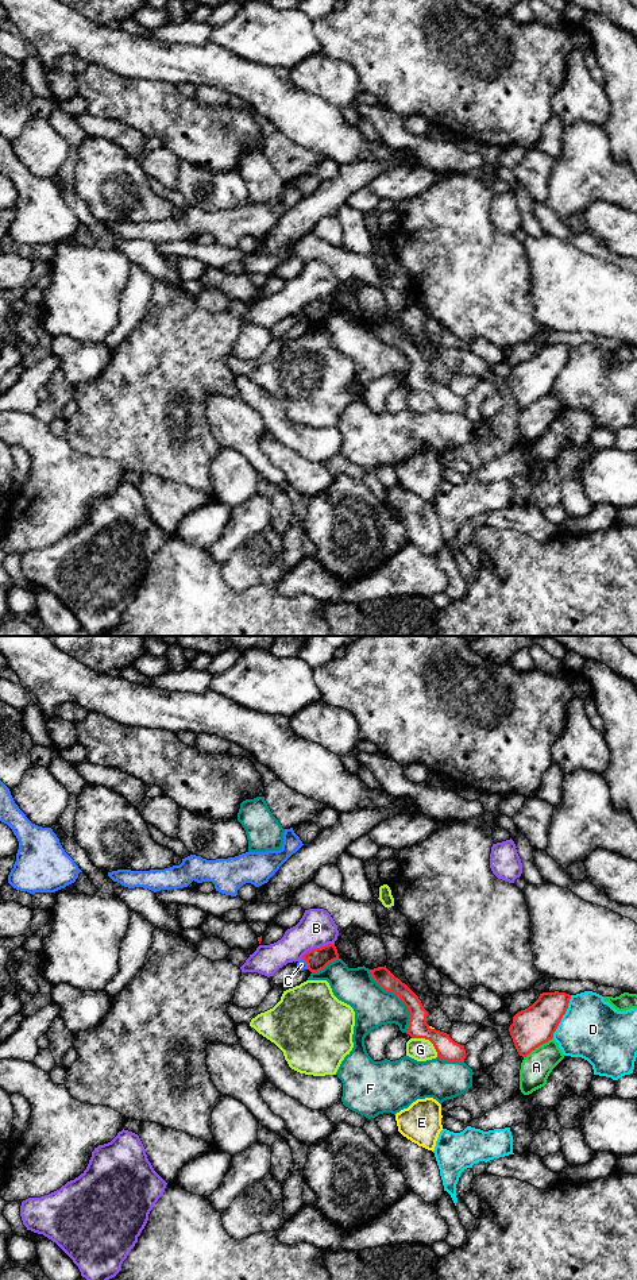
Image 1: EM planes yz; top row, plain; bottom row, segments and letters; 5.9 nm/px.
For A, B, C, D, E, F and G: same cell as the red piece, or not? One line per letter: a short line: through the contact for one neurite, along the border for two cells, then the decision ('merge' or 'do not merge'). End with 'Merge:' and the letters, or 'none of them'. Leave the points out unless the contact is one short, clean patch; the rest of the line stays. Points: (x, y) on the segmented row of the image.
A: do not merge
B: line yz (334, 943), (315, 947), (301, 957); do not merge
C: line yz (301, 959), (308, 968); do not merge
D: do not merge
E: do not merge
F: do not merge
G: do not merge
Merge: none of them

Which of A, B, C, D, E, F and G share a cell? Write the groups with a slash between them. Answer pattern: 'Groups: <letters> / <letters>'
Groups: A / B / C / D / E / F / G

